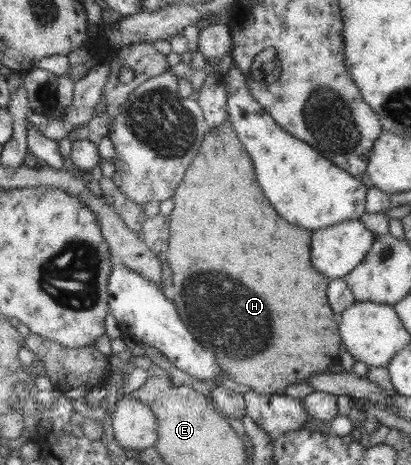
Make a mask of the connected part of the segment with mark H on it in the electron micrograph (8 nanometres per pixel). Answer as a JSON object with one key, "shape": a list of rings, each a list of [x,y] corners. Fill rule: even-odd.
{"shape":[[[225,120],[219,127],[209,129],[209,135],[206,135],[204,139],[205,143],[202,144],[198,154],[191,160],[189,167],[185,170],[183,181],[177,186],[175,193],[172,195],[174,209],[168,215],[170,217],[170,236],[165,261],[169,263],[173,275],[173,304],[177,309],[179,318],[184,322],[187,330],[193,334],[195,341],[205,350],[213,353],[215,361],[217,361],[225,375],[237,383],[241,383],[241,385],[247,385],[253,392],[264,394],[283,393],[288,385],[305,382],[309,376],[319,374],[338,360],[339,347],[342,344],[339,323],[338,318],[331,311],[327,295],[325,295],[325,289],[328,289],[331,280],[325,275],[321,275],[309,263],[312,232],[308,229],[293,227],[287,221],[283,221],[273,211],[269,201],[265,199],[265,195],[263,195],[263,191],[261,191],[261,187],[259,187],[257,179],[255,179],[256,173],[252,159],[245,146],[236,136],[236,131],[229,121]]]}

